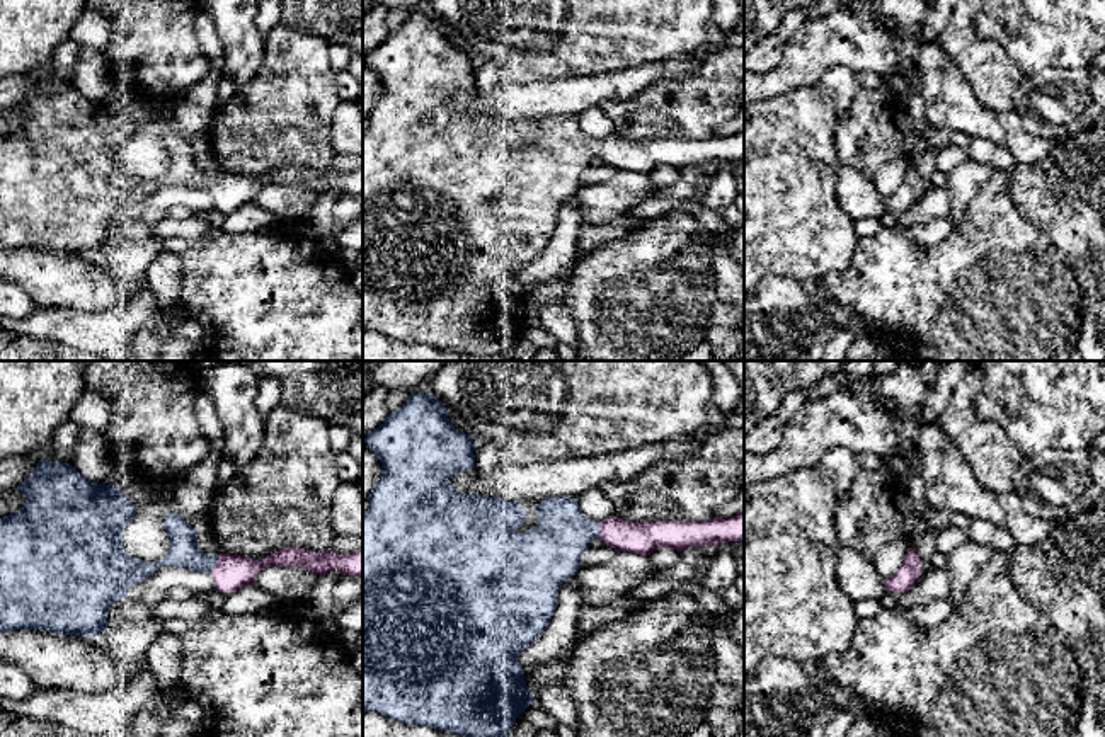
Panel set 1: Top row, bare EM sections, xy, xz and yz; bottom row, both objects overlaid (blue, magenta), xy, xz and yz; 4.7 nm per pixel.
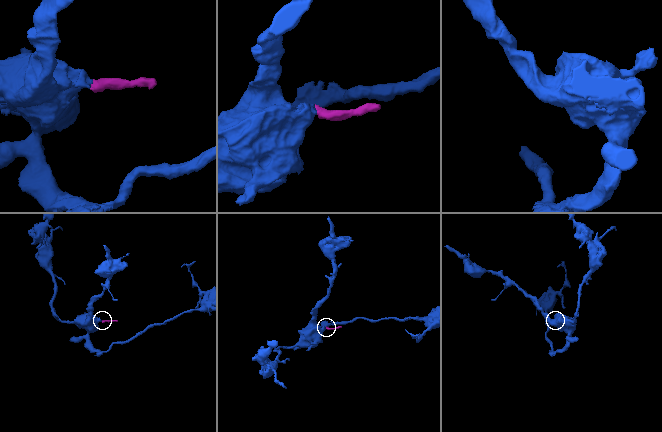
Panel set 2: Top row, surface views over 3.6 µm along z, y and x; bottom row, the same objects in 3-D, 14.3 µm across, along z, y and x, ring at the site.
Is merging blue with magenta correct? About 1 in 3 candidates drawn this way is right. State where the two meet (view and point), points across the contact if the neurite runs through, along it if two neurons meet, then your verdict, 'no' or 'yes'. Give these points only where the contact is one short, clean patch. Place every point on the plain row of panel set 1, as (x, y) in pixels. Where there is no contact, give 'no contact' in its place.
contact xy (215, 182); way xy (184, 172), (194, 179), (215, 182), (232, 191); yes

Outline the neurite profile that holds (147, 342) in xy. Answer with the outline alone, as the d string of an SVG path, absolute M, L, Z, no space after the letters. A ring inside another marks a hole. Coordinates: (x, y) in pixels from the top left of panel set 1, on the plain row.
M160 308L150 311L148 320L135 332L121 357L83 352L0 327L0 361L158 361L160 351L174 337L162 313Z

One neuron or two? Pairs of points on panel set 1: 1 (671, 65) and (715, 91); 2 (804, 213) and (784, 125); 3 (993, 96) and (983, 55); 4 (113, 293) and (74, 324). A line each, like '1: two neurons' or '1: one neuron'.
1: two neurons
2: one neuron
3: one neuron
4: two neurons

